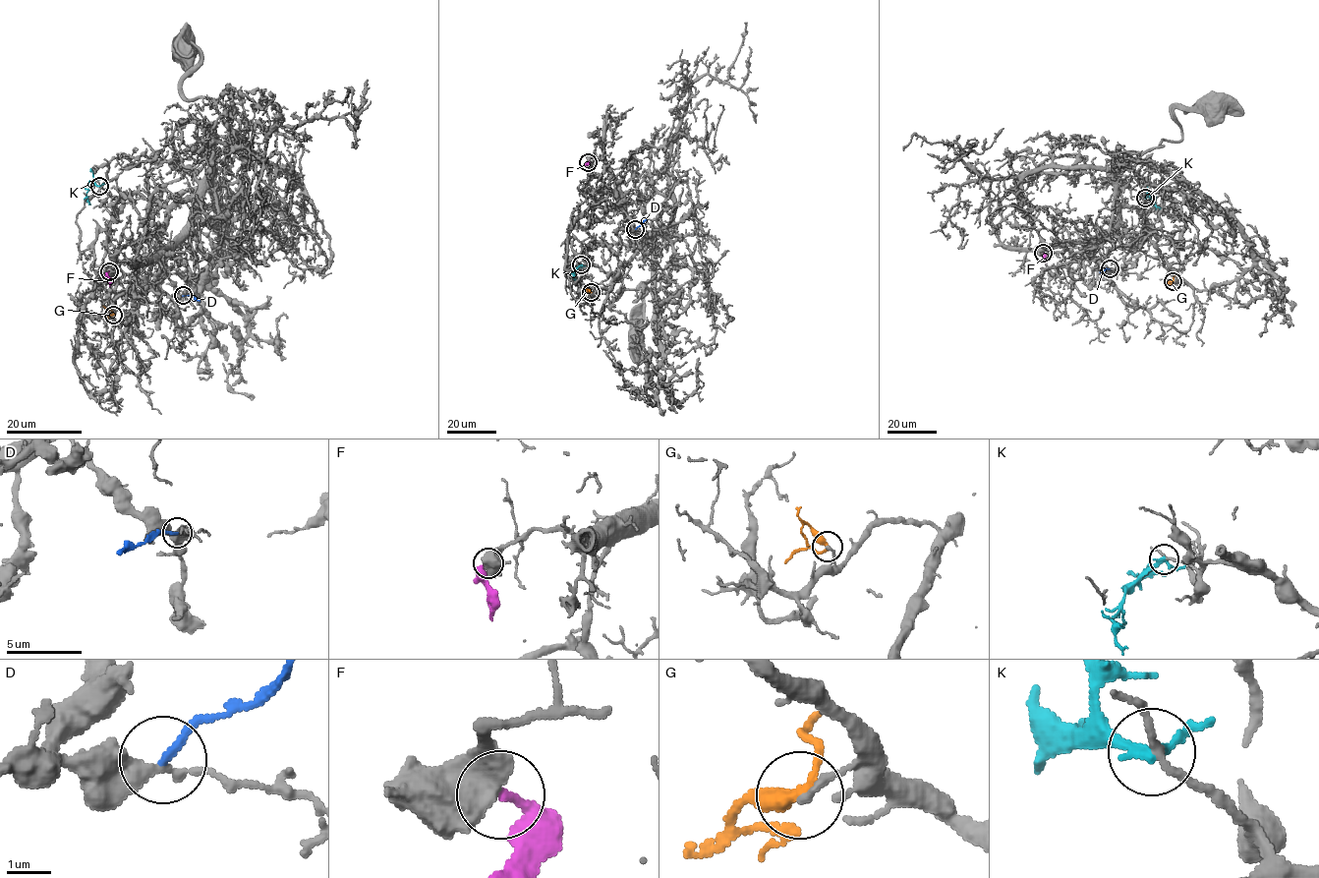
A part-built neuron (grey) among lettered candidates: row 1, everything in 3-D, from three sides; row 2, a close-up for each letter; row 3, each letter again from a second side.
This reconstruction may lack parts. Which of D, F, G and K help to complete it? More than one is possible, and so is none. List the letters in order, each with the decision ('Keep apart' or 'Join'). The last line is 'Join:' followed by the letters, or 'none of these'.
D: Keep apart
F: Join
G: Keep apart
K: Keep apart
Join: F

